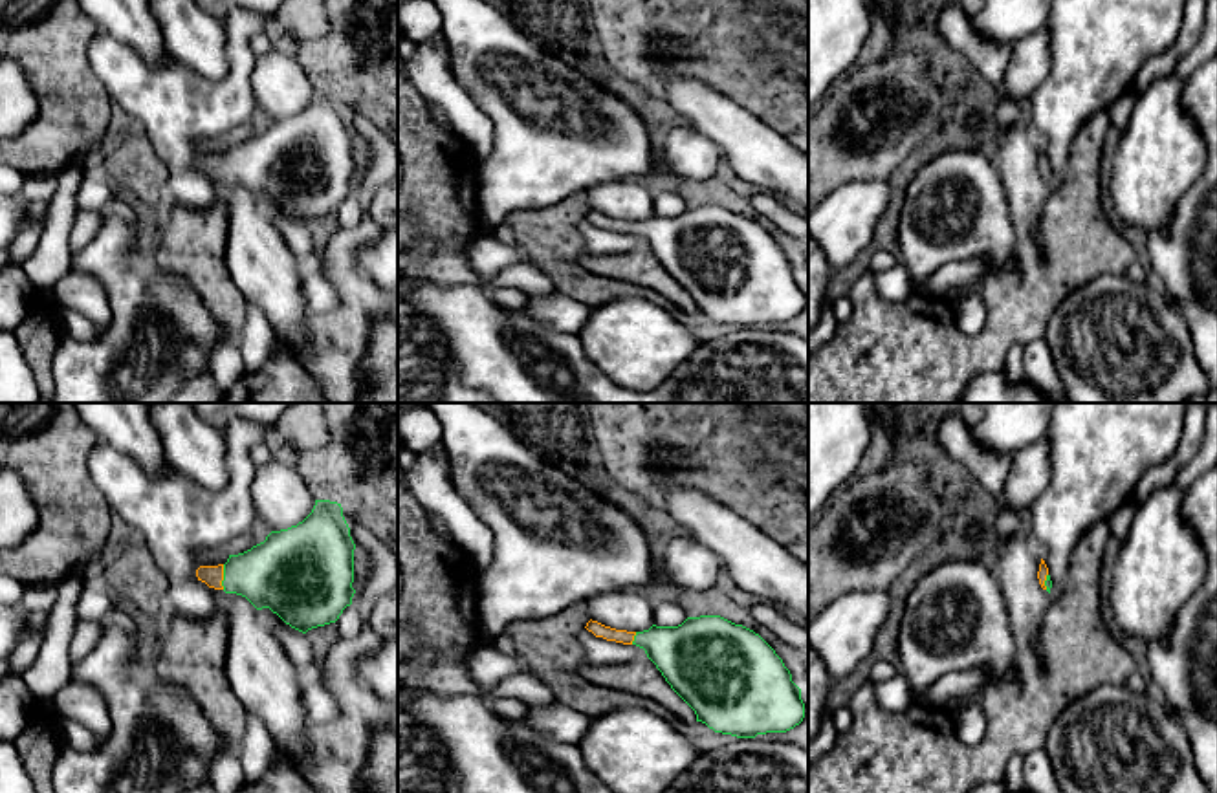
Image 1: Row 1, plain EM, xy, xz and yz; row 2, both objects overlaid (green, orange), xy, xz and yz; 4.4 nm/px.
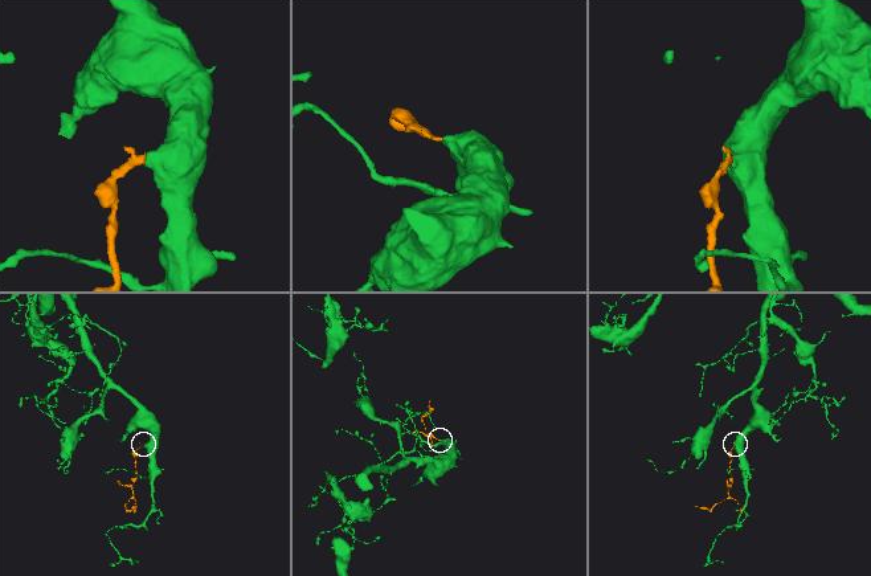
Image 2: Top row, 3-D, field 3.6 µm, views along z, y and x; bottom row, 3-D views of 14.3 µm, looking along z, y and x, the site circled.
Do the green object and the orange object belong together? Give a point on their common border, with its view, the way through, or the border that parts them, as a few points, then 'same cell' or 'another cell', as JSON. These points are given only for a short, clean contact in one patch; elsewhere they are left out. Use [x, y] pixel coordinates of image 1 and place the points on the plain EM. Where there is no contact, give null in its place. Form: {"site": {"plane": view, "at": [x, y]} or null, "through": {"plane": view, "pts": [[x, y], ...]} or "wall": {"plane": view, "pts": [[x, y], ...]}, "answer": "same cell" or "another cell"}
{"site": {"plane": "xy", "at": [224, 167]}, "through": {"plane": "xy", "pts": [[281, 163], [224, 167], [213, 165]]}, "answer": "same cell"}

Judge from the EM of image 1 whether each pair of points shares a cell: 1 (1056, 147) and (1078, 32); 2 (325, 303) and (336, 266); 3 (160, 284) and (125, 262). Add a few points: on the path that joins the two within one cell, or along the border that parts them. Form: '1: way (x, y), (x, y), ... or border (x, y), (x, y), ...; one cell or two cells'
1: way (1056, 118), (1060, 105), (1078, 85), (1078, 61); one cell
2: border (317, 259), (338, 304), (312, 315); two cells
3: way (151, 284), (145, 284), (132, 271); one cell

